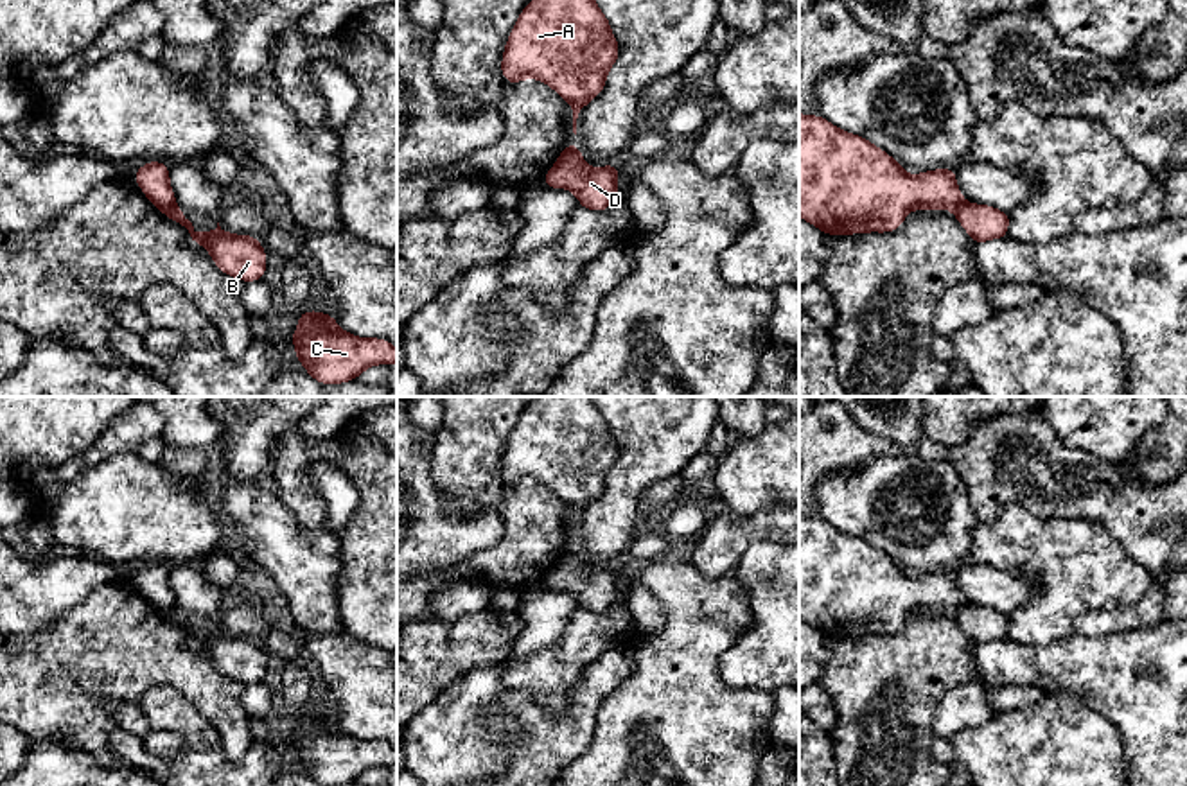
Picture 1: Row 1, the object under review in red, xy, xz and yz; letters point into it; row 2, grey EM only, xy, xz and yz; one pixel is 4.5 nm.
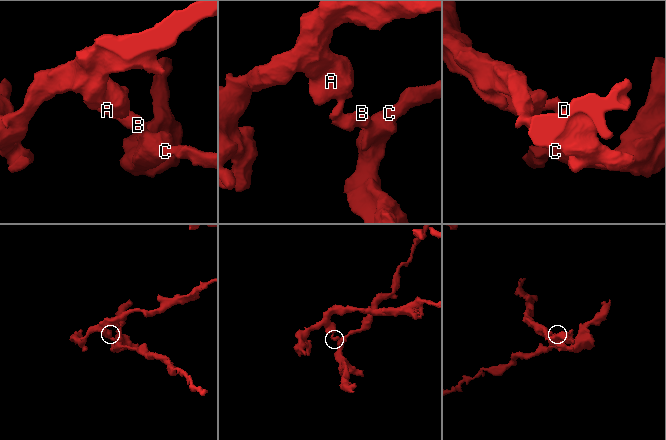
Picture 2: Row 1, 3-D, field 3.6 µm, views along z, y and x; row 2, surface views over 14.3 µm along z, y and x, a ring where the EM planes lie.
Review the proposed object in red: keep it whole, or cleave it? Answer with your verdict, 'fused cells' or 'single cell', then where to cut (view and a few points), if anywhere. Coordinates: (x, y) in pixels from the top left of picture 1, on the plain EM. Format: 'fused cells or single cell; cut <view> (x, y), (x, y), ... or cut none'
fused cells; cut xy (175, 607), (162, 612)

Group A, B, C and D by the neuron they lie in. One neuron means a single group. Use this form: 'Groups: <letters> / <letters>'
Groups: A / B C D

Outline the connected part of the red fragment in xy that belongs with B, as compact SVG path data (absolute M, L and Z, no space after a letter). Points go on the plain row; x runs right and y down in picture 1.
M178 608L162 614L167 621L185 628L192 642L207 650L214 666L224 677L242 684L264 682L268 660L257 639L228 635L219 628L219 624L214 633L196 633L192 624Z

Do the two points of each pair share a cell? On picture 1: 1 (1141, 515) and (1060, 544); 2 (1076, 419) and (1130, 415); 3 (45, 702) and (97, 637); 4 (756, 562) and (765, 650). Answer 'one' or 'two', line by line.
1: two
2: one
3: one
4: one

